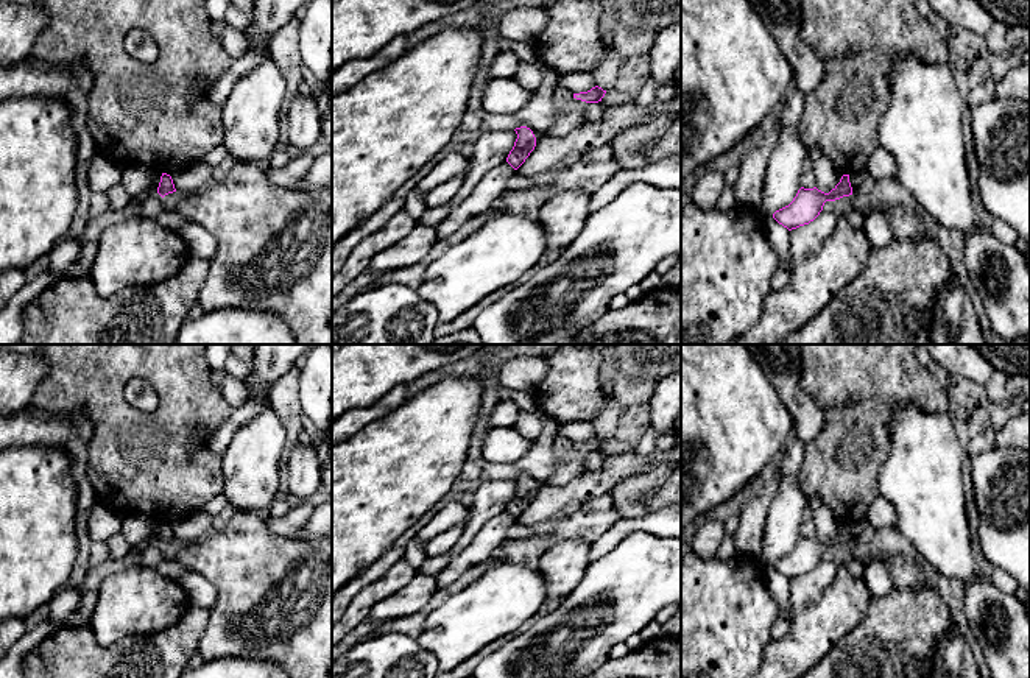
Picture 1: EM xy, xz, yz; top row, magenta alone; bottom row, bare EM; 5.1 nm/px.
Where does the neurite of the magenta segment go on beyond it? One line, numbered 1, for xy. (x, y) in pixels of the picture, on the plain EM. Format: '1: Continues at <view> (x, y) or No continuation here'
1: No continuation here

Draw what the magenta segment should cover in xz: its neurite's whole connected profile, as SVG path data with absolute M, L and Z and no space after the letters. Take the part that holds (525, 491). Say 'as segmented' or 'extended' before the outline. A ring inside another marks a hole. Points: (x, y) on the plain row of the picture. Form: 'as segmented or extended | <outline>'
as segmented | M520 475L514 478L517 483L517 488L514 491L513 499L510 500L506 511L517 519L525 508L530 505L530 502L534 499L536 496L536 486L533 483L533 480L527 475Z

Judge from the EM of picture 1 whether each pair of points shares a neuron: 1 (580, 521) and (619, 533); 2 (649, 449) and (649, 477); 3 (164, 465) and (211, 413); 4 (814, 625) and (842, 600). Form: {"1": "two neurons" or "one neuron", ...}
{"1": "two neurons", "2": "one neuron", "3": "one neuron", "4": "one neuron"}

